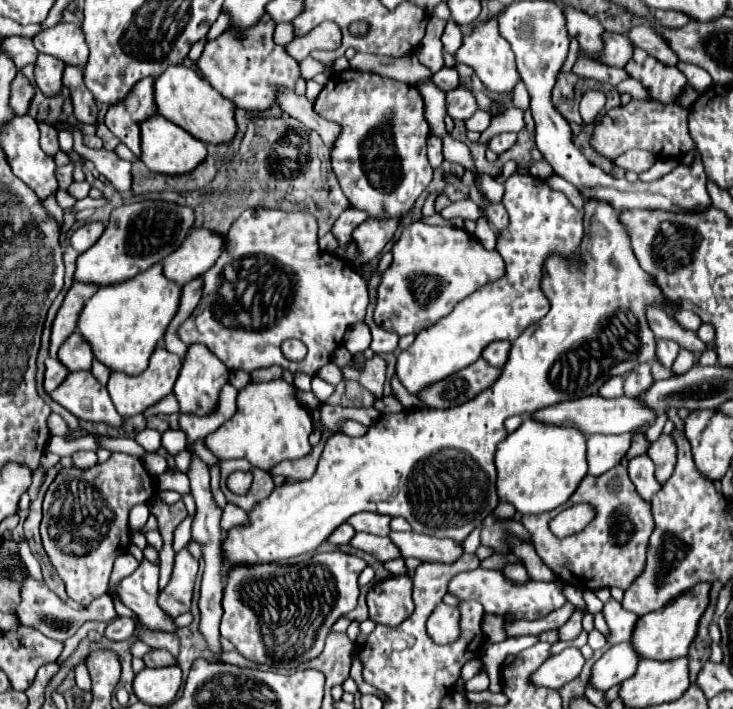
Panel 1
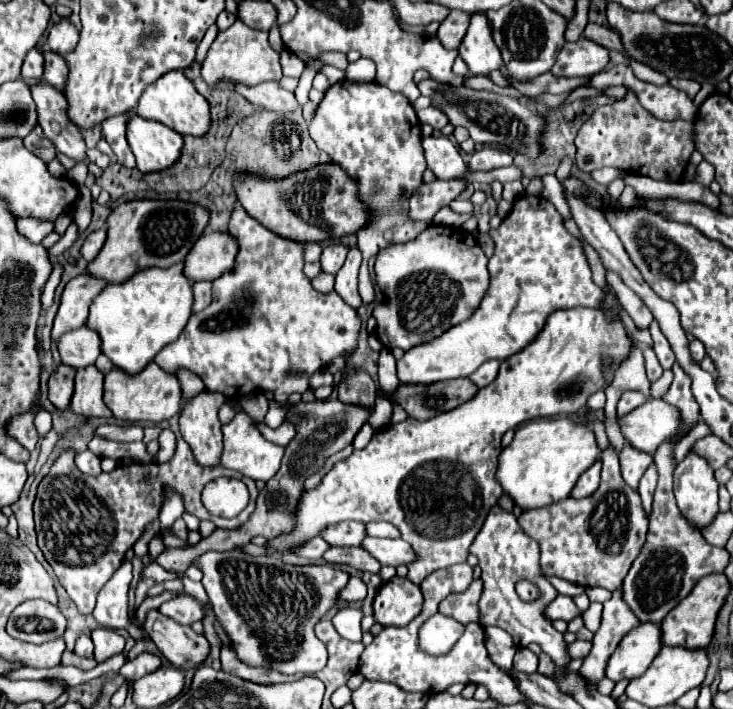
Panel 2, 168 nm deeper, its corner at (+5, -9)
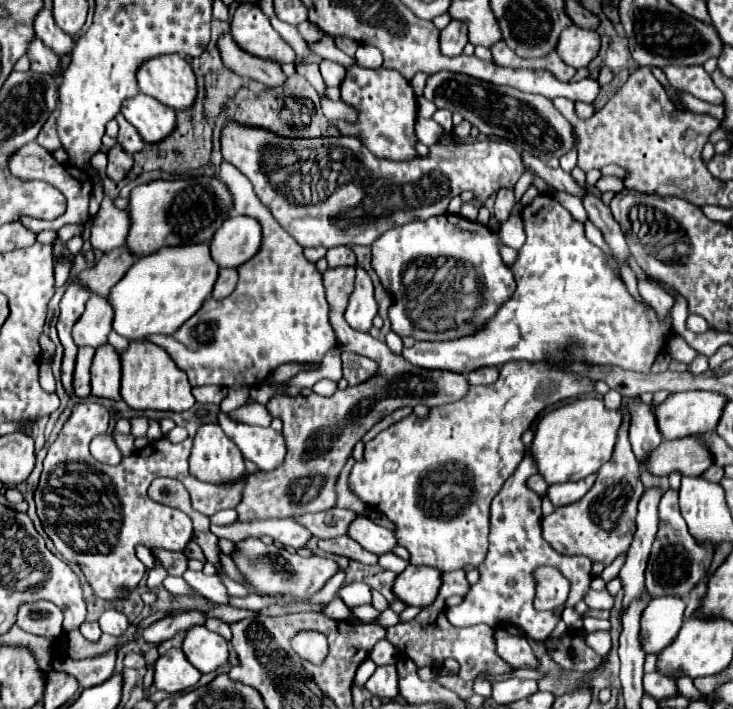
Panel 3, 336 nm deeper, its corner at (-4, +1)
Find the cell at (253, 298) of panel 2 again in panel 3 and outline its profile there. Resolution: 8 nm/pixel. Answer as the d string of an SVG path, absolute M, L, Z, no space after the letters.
M229 162L221 164L219 178L233 194L233 214L253 216L257 222L261 222L261 250L249 262L237 268L239 280L233 294L223 300L207 300L205 306L201 306L201 310L197 310L197 314L193 314L193 318L189 318L189 322L185 322L185 326L181 326L173 336L151 336L151 342L161 346L171 356L171 360L187 374L191 386L257 386L263 384L269 374L285 362L321 362L321 358L339 342L329 322L329 304L321 274L315 264L303 256L301 244L297 244L297 240L275 222L269 208L257 200L251 182L239 170L233 170Z

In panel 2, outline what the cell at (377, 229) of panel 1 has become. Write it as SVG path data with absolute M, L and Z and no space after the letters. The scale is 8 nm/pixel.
M350 250L348 258L344 262L344 266L340 268L340 272L336 274L336 292L340 294L340 298L352 306L354 310L360 308L360 294L358 294L358 268L360 268L362 256L360 250Z

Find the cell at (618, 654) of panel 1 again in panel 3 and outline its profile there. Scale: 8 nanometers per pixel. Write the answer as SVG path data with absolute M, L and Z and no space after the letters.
M655 598L641 616L641 648L647 654L665 650L679 632L685 616L685 602L681 598Z

